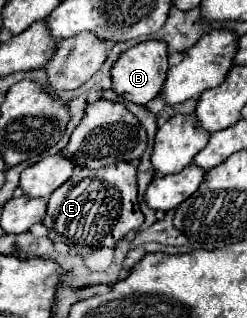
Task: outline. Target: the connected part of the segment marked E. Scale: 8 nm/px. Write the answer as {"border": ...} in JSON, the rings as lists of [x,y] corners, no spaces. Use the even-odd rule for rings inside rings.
{"border":[[[120,163],[120,165],[108,165],[104,169],[74,169],[74,175],[60,185],[48,201],[46,217],[42,221],[48,227],[48,237],[52,243],[64,243],[70,247],[76,247],[80,255],[88,255],[100,247],[114,247],[116,241],[126,237],[126,233],[138,229],[144,223],[144,215],[138,207],[136,199],[136,167],[130,163]]]}

